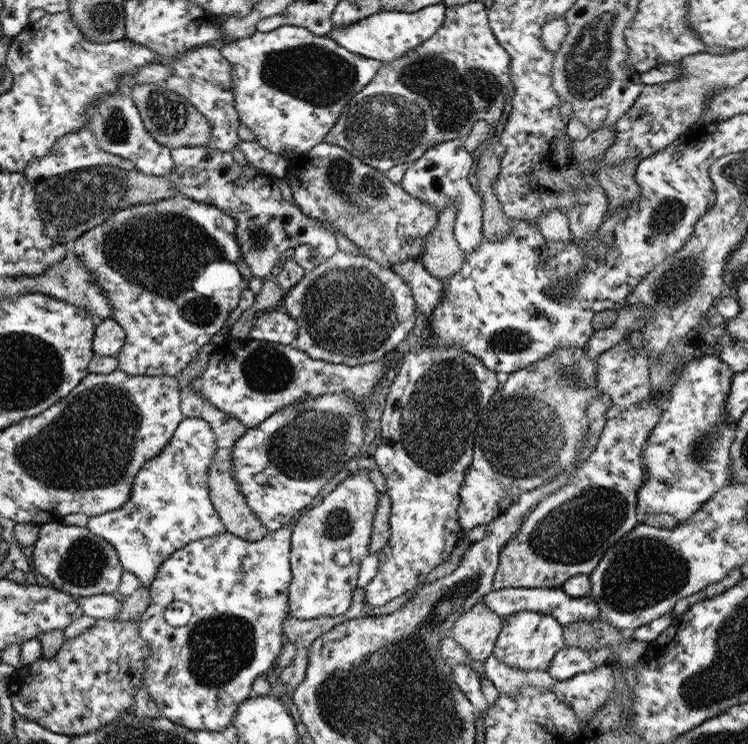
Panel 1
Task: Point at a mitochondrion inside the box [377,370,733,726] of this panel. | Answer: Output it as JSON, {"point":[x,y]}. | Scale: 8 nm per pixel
{"point":[576,530]}

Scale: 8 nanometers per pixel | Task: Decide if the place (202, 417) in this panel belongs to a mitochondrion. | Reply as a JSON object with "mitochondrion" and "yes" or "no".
{"mitochondrion":"no"}

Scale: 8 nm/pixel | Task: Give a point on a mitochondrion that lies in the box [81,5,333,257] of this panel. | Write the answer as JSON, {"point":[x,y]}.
{"point":[167,114]}

